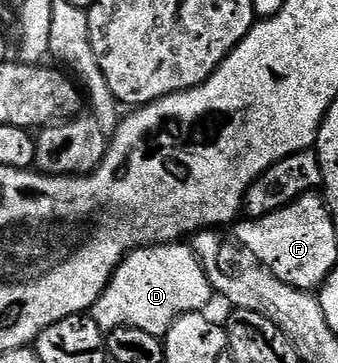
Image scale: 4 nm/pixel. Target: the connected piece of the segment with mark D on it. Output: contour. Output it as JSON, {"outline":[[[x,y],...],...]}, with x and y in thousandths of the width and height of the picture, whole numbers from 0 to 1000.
{"outline":[[[503,669],[494,675],[435,675],[423,686],[393,689],[393,694],[370,708],[358,733],[334,752],[334,766],[322,774],[320,793],[311,796],[299,821],[275,840],[269,871],[281,879],[281,890],[293,890],[293,901],[314,912],[349,906],[352,901],[411,901],[411,912],[438,912],[444,923],[459,923],[462,928],[485,934],[530,876],[544,873],[550,862],[595,862],[598,857],[607,857],[607,848],[612,848],[630,826],[636,826],[636,810],[630,802],[630,782],[618,777],[618,758],[595,730],[595,719],[583,711],[583,700],[571,694],[556,672]]]}

